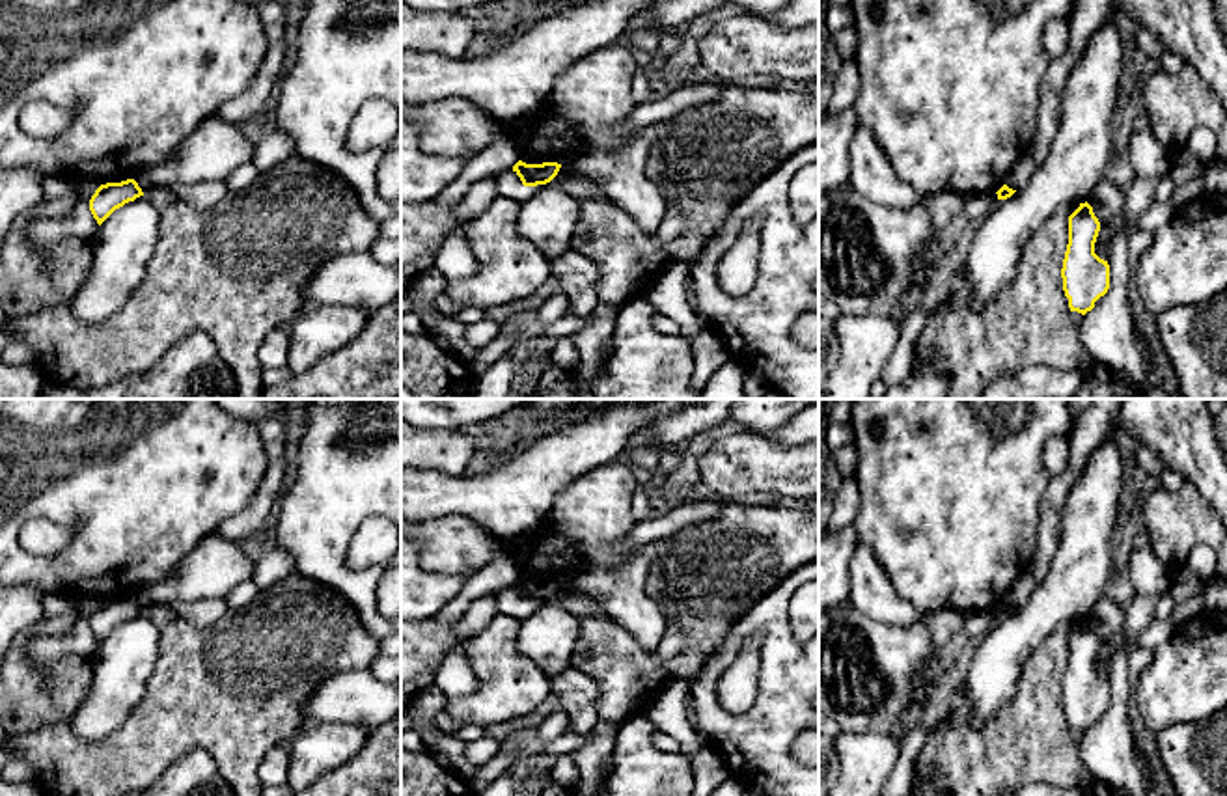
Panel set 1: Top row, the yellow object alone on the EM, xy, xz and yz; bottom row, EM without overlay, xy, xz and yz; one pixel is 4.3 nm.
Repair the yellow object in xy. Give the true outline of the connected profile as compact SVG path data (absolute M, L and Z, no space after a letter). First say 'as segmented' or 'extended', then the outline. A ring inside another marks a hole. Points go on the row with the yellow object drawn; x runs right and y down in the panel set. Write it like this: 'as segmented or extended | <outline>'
as segmented | M134 179L101 185L90 199L90 211L101 226L116 209L144 196Z

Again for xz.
as segmented | M518 160L513 166L513 172L520 177L524 186L537 186L550 183L558 175L559 168L561 164L558 162L526 164Z

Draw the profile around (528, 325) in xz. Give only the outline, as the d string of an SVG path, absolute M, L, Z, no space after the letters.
M526 311L511 321L500 323L500 334L509 332L517 341L535 337L571 337L578 328L586 324L586 319L565 315L554 323L543 323L537 311Z

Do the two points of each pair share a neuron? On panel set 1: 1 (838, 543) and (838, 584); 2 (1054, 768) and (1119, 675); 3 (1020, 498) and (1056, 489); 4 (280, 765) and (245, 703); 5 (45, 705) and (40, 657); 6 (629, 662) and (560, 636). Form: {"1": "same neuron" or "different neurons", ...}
{"1": "same neuron", "2": "different neurons", "3": "different neurons", "4": "different neurons", "5": "different neurons", "6": "different neurons"}

